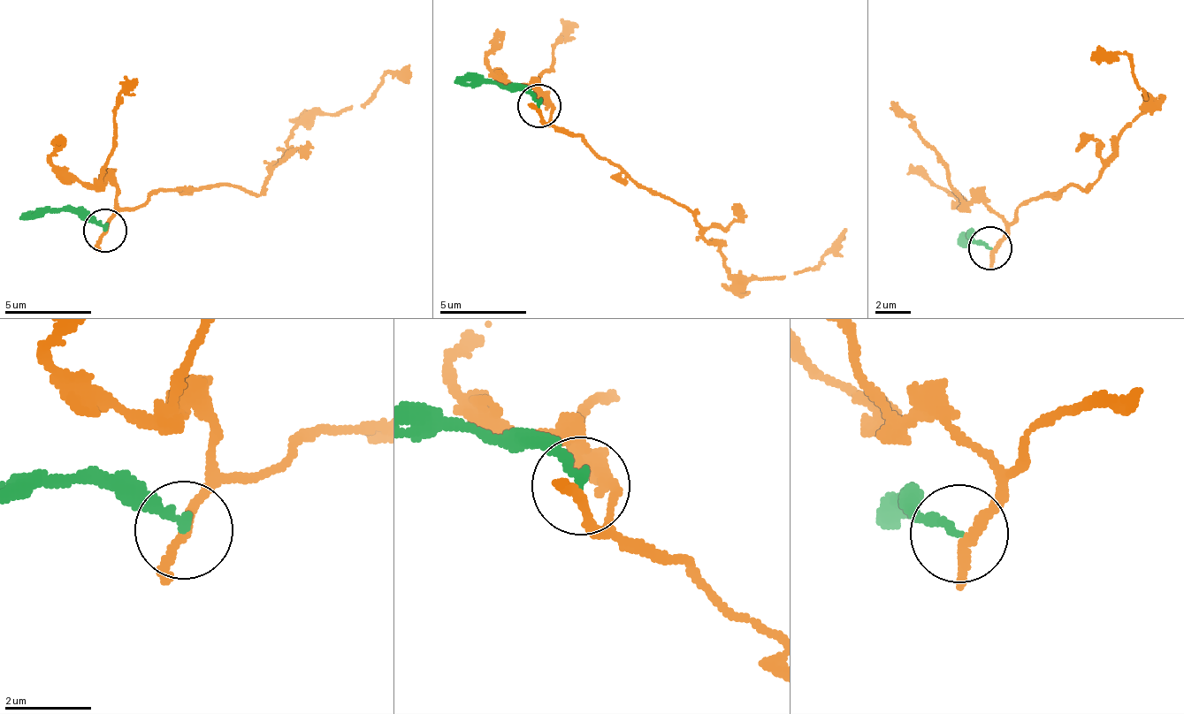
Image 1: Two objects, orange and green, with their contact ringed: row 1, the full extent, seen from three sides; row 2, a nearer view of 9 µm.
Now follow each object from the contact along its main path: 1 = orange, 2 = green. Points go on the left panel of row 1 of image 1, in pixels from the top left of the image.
1: (106, 229), (164, 189), (209, 183), (257, 194), (316, 112), (363, 103), (389, 72), (410, 77)
2: (106, 229), (66, 209), (26, 209), (19, 218)

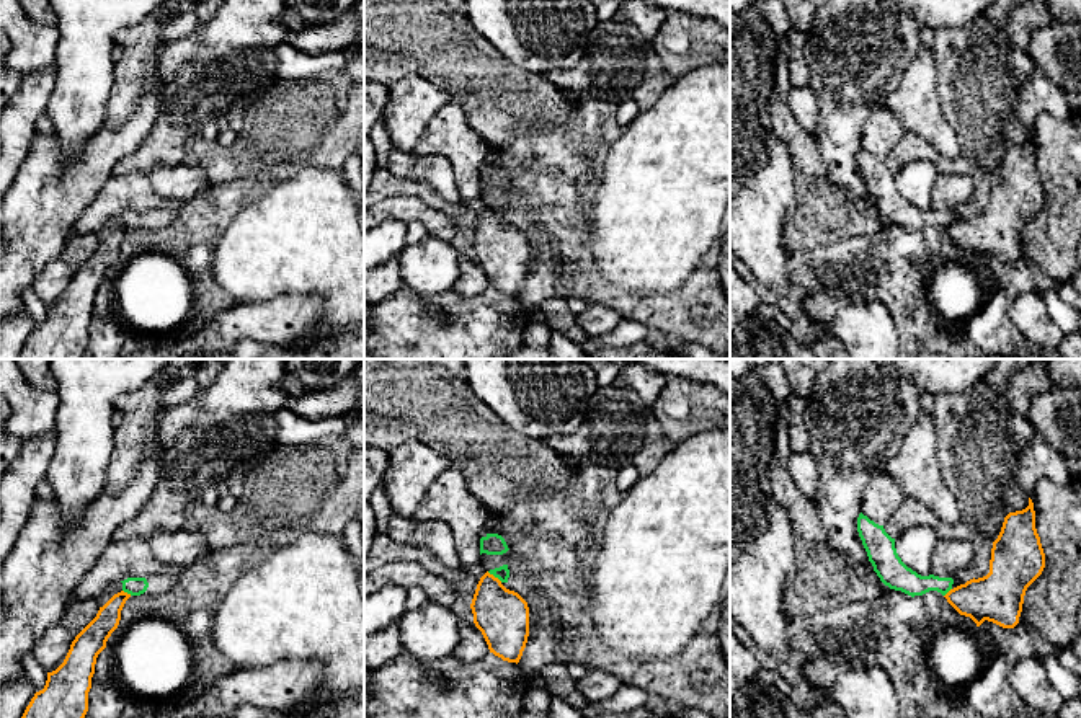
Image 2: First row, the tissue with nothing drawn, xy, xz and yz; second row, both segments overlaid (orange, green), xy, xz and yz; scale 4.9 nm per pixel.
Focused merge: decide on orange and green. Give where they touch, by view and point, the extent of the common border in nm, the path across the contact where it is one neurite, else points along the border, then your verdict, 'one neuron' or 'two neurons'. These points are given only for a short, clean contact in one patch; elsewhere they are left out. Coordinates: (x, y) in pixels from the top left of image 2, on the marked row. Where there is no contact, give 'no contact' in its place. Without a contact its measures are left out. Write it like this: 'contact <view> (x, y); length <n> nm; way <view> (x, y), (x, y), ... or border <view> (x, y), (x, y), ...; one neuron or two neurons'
contact xz (493, 576); length 90 nm; border xz (487, 571), (502, 581); two neurons

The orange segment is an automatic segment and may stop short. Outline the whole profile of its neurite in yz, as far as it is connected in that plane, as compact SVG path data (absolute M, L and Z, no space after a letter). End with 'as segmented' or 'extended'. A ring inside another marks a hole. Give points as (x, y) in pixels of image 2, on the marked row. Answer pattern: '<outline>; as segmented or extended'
M1034 503L1004 517L993 542L990 573L950 589L944 597L976 627L985 620L1003 628L1019 623L1027 587L1042 574L1045 553L1035 529Z; as segmented

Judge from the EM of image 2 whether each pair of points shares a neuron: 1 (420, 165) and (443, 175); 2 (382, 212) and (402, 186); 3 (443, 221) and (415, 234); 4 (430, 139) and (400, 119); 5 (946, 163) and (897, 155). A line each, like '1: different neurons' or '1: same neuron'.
1: same neuron
2: different neurons
3: different neurons
4: different neurons
5: same neuron

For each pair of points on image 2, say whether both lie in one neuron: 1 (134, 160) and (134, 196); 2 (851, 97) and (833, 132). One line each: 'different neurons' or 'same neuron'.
1: different neurons
2: same neuron

